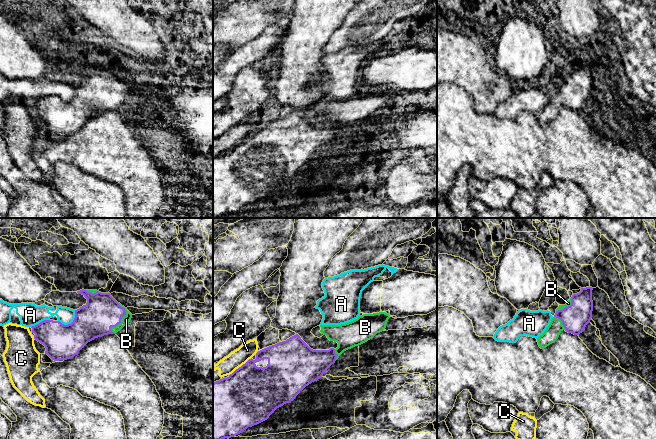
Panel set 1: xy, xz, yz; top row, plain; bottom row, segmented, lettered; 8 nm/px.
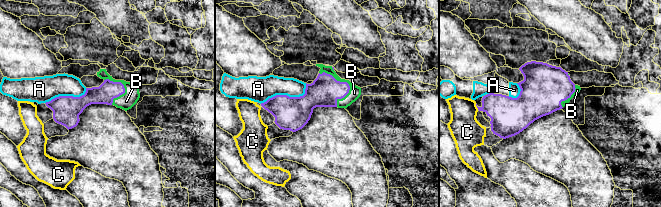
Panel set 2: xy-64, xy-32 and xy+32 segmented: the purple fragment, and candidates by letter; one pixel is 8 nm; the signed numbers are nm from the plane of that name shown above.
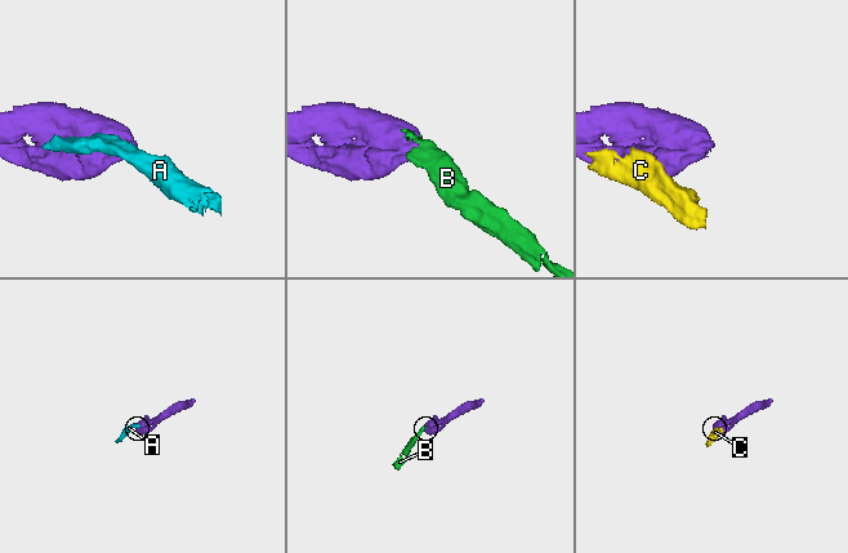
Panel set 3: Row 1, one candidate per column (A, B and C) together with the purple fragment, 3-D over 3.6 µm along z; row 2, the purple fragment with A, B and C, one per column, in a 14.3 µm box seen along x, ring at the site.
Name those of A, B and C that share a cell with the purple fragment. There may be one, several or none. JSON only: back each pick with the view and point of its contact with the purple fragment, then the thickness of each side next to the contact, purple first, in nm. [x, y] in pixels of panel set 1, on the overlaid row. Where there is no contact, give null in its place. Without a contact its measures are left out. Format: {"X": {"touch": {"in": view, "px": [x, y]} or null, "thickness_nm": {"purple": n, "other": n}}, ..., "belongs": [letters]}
{"B": {"touch": {"in": "xy", "px": [120, 320]}, "thickness_nm": {"purple": 280, "other": 70}}, "belongs": ["B"]}

